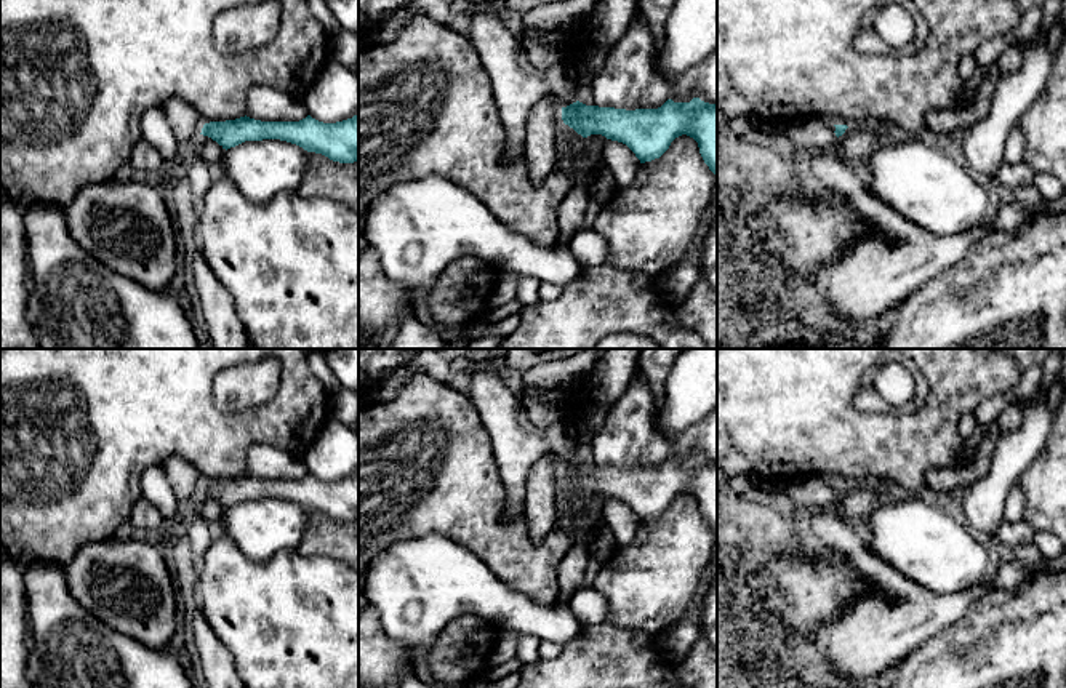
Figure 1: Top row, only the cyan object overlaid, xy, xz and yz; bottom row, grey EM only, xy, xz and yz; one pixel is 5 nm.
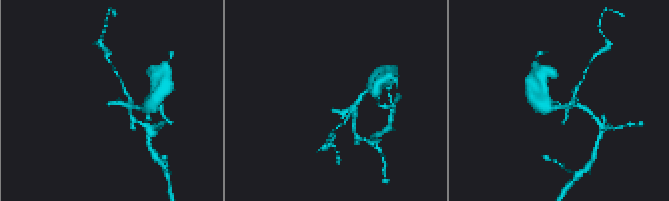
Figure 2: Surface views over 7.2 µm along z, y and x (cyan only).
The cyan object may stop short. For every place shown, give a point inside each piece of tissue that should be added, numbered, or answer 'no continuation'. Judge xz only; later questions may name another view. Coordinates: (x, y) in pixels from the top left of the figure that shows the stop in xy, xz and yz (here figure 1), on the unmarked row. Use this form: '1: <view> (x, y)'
1: xz (517, 444)

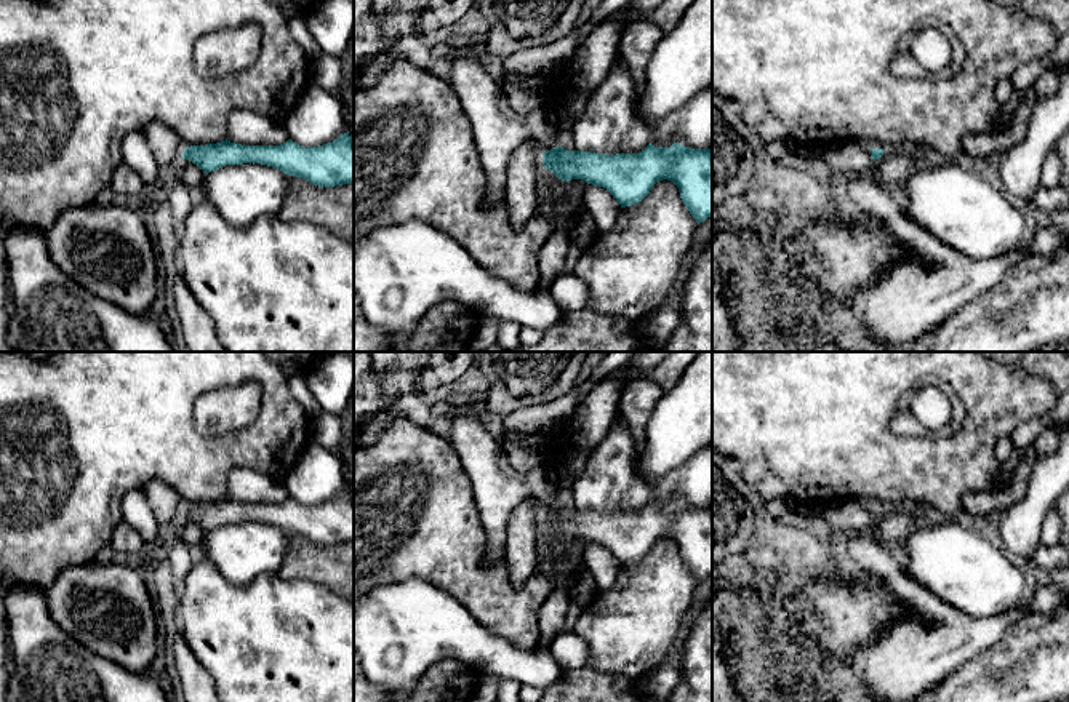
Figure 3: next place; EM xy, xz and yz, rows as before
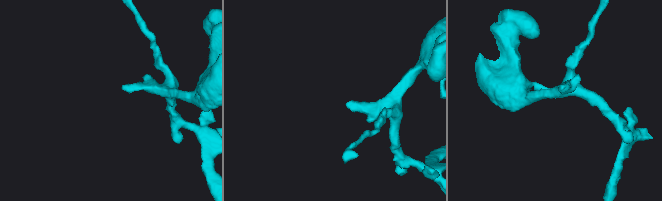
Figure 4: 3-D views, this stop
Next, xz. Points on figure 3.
1: xz (498, 488)

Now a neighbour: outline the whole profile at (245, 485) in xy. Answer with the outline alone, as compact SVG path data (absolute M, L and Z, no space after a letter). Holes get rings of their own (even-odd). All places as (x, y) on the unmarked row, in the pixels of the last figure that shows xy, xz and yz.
M246 467L230 470L227 499L242 504L280 504L288 499L283 481Z

